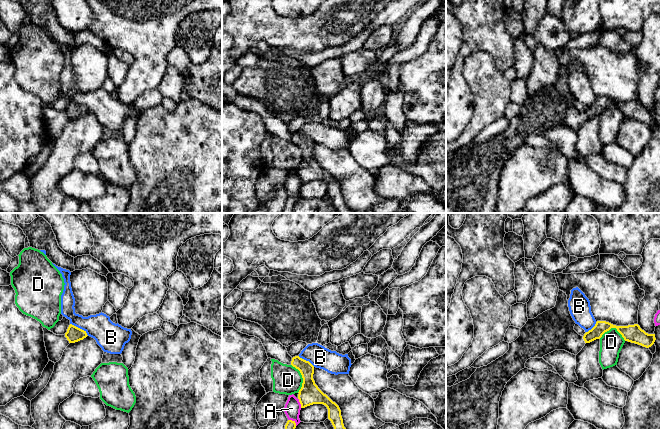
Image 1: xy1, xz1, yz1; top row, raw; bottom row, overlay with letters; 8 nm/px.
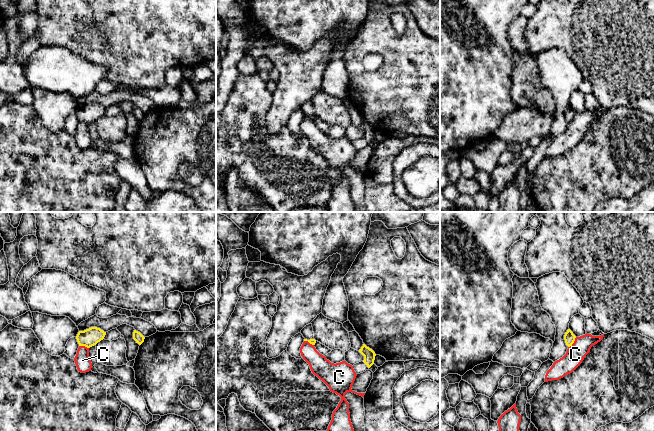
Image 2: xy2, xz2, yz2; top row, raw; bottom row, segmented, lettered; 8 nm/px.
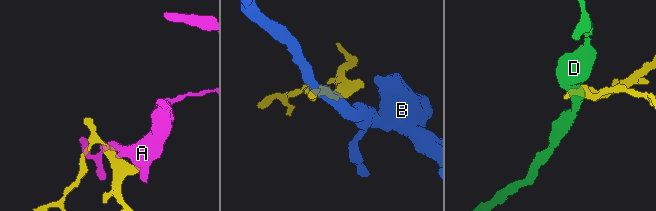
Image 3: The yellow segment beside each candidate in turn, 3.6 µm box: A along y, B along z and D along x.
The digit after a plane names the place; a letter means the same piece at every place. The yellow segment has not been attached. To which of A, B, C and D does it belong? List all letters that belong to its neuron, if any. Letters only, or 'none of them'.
none of them

